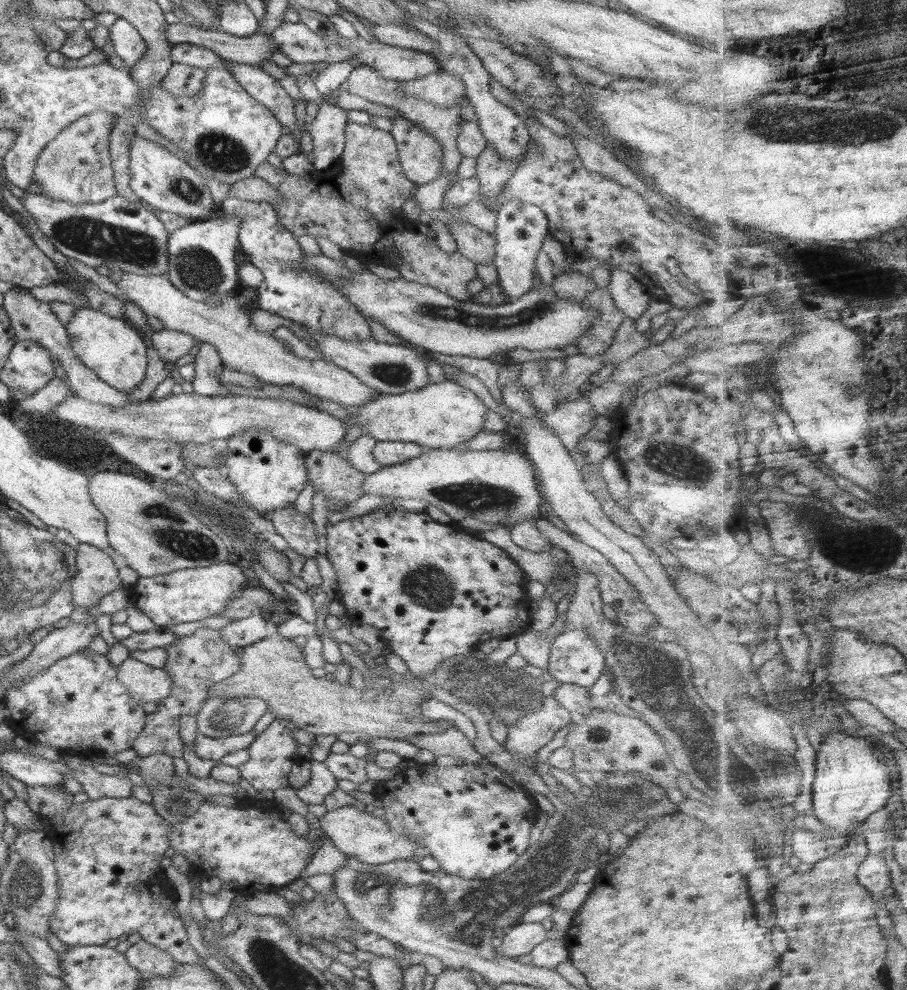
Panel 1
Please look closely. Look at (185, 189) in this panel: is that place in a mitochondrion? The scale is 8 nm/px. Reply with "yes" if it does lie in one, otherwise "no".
yes

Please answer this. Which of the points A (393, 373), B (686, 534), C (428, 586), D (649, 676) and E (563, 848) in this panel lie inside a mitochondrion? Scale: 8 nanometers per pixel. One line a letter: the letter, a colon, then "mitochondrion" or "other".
A: mitochondrion
B: other
C: mitochondrion
D: mitochondrion
E: mitochondrion

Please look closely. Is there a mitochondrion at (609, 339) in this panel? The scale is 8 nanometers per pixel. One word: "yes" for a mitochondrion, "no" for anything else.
no

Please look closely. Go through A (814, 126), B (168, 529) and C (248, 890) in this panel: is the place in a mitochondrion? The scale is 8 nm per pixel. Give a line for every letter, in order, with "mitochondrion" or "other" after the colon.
A: mitochondrion
B: mitochondrion
C: other

